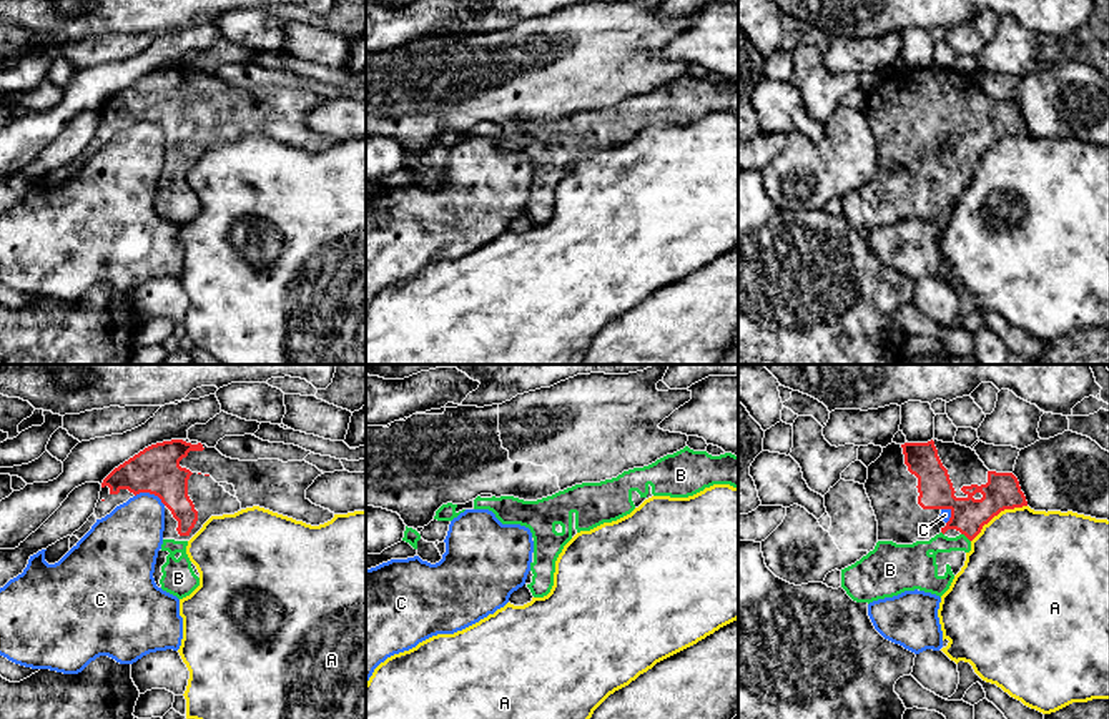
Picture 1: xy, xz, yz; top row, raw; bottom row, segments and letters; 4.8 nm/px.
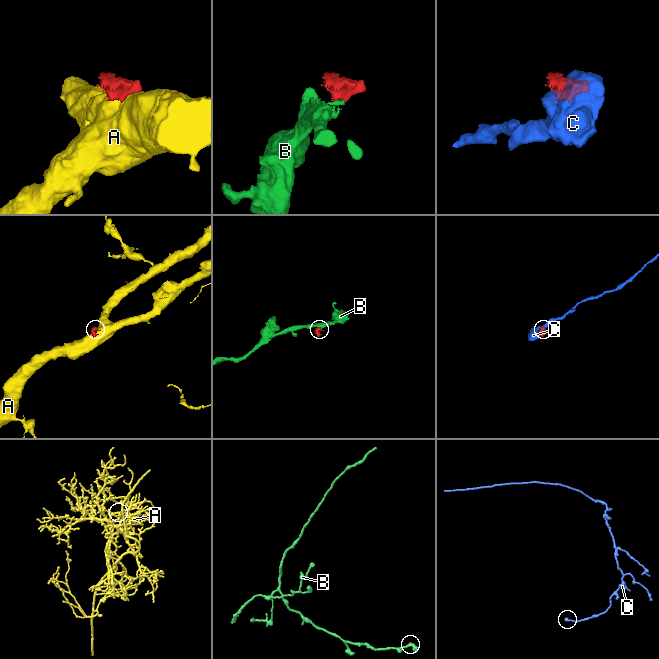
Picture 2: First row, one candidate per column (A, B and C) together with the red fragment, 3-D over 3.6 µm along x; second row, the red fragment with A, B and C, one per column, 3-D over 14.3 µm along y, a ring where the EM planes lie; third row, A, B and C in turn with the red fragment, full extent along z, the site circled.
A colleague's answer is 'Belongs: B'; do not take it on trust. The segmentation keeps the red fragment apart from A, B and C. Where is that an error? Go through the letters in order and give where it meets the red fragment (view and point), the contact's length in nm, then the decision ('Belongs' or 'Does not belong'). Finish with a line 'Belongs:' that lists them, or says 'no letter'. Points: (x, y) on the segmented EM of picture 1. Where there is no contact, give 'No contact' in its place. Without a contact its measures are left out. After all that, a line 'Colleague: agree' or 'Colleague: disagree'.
A: Touches red at yz (996, 515). Shared border 320 nm. Does not belong
B: Touches red at yz (966, 536). Shared border 60 nm. Belongs
C: Touches red at xy (150, 493). Shared border 160 nm. Does not belong
Belongs: B
Colleague: agree

